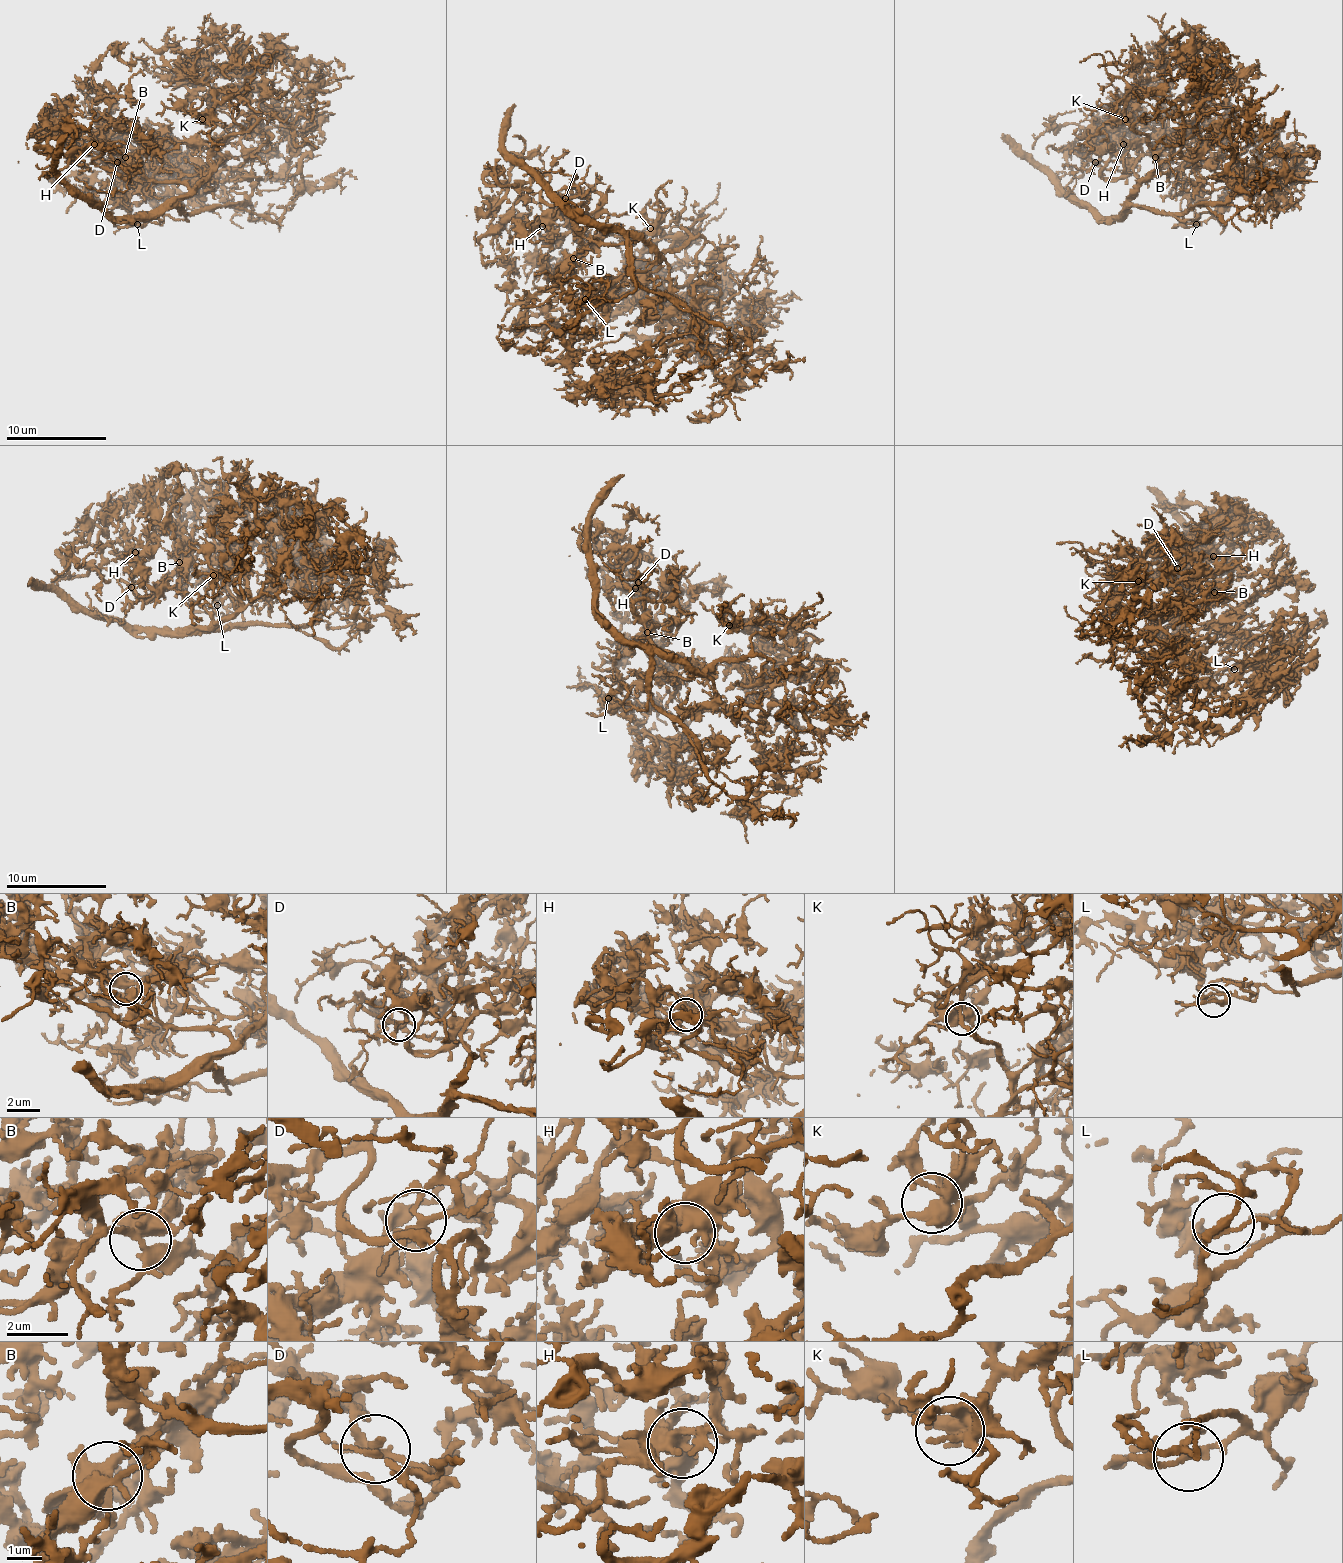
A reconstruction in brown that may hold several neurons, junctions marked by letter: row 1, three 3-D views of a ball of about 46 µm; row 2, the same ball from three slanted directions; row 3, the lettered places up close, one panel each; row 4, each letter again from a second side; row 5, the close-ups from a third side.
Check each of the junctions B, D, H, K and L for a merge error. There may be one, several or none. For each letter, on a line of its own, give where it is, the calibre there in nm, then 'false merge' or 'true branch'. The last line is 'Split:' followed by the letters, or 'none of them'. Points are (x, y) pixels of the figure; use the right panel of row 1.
B: at (1155, 157); 420 nm thick; true branch
D: at (1095, 162); 190 nm thick; true branch
H: at (1123, 144); 440 nm thick; true branch
K: at (1125, 119); 440 nm thick; true branch
L: at (1196, 224); 180 nm thick; true branch
Split: none of them

